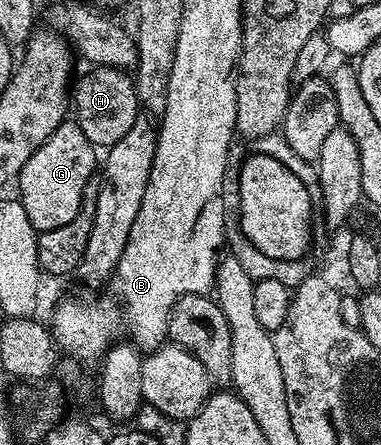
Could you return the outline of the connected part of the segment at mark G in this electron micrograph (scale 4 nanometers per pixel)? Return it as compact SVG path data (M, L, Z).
M65 121L50 133L50 137L26 161L18 176L18 200L25 207L26 216L36 232L58 229L80 212L82 189L98 171L98 151L74 121Z

